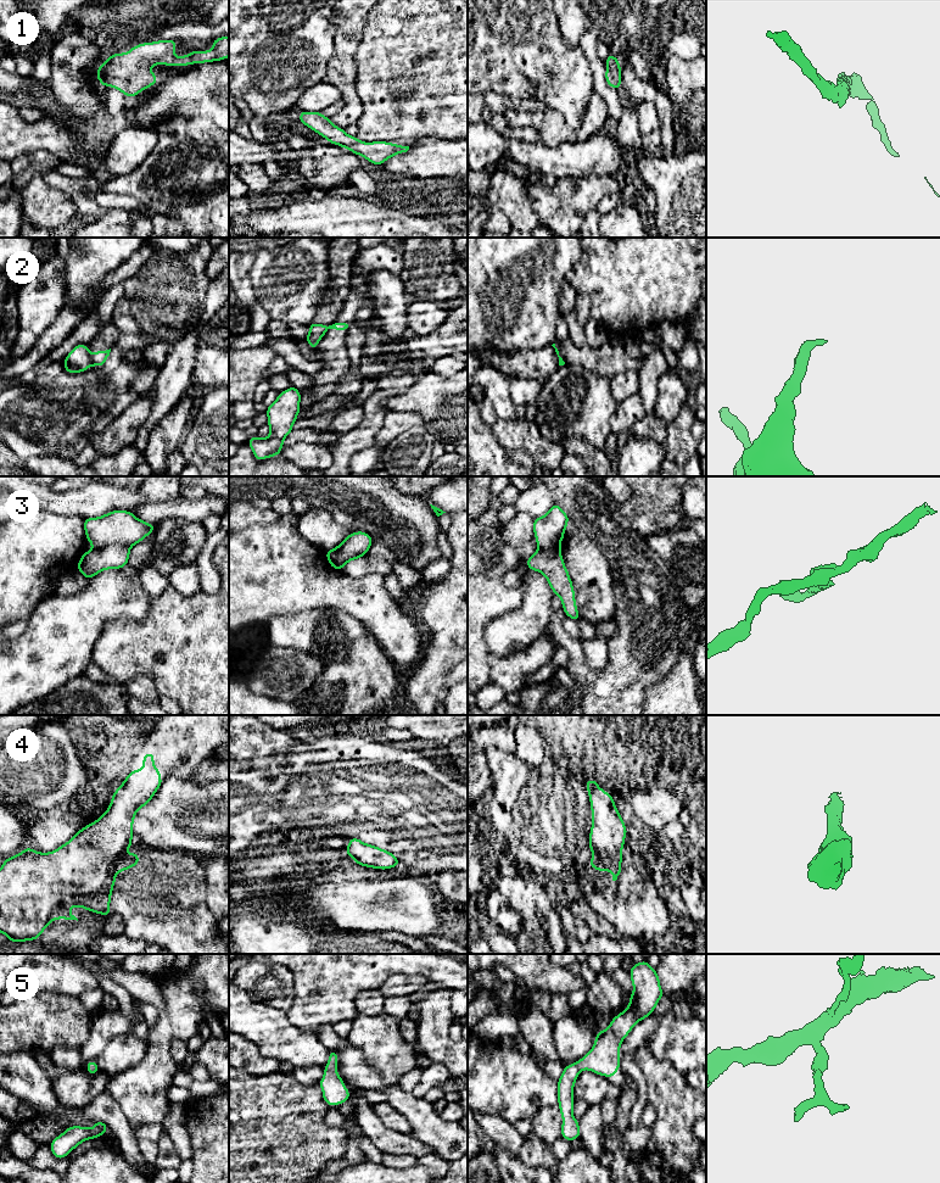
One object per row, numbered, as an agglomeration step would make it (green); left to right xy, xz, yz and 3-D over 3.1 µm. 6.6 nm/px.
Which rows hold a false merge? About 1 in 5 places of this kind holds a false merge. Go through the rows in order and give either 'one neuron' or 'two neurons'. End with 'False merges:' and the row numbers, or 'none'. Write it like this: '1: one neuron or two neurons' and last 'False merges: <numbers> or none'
1: one neuron
2: two neurons
3: two neurons
4: one neuron
5: one neuron
False merges: 2, 3

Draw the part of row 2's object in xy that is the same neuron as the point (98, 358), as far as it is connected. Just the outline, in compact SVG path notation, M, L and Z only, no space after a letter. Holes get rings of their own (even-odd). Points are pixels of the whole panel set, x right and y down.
M111 348L106 351L96 351L94 352L90 358L91 358L91 365L101 365L105 368L105 361L110 356Z

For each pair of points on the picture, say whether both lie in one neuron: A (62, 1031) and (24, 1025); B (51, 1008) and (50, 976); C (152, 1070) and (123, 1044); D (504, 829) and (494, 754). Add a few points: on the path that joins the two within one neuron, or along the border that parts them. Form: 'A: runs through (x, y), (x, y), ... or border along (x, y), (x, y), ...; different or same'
A: runs through (52, 1025), (34, 1025); same
B: border along (43, 991), (77, 997); different
C: border along (145, 1041), (145, 1055), (135, 1065), (116, 1076); different
D: runs through (515, 812), (510, 774); same

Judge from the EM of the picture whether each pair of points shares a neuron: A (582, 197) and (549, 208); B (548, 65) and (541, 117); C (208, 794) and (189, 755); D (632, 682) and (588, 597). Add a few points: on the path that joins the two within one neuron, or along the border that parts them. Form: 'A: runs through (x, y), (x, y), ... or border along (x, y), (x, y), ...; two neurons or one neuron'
A: runs through (574, 197), (559, 197), (558, 200); one neuron
B: border along (548, 105), (557, 110), (569, 126); two neurons
C: border along (186, 777), (168, 776), (162, 782); two neurons
D: border along (613, 589), (615, 598), (614, 618); two neurons

